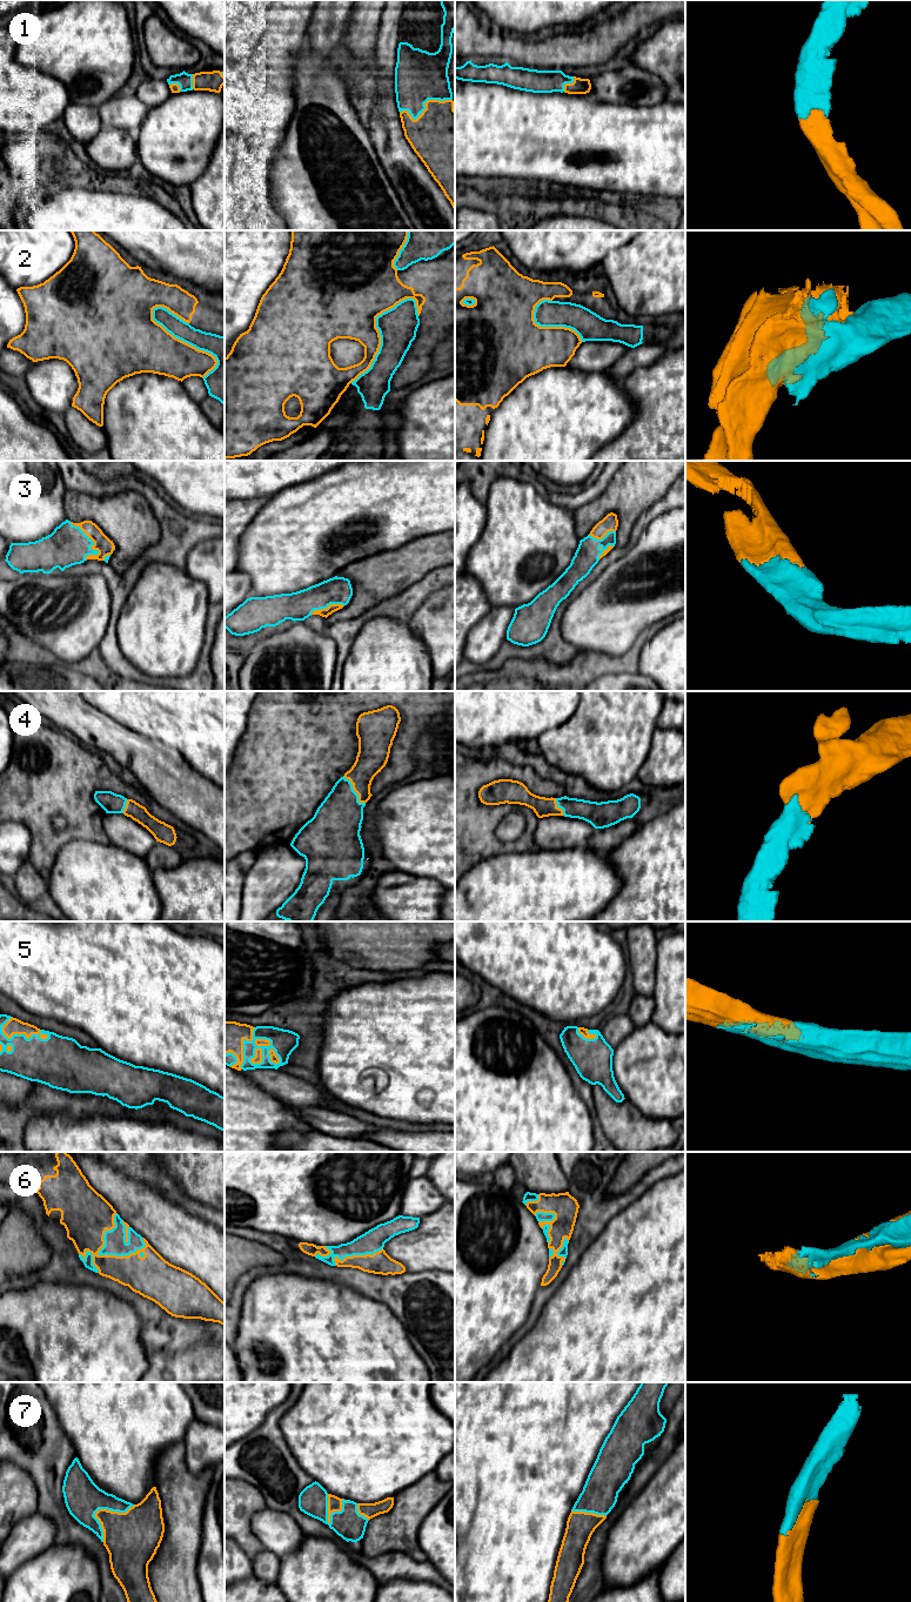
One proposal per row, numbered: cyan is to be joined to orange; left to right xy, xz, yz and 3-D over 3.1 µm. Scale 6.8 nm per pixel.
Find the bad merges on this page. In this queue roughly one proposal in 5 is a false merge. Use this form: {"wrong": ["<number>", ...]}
{"wrong": ["2"]}

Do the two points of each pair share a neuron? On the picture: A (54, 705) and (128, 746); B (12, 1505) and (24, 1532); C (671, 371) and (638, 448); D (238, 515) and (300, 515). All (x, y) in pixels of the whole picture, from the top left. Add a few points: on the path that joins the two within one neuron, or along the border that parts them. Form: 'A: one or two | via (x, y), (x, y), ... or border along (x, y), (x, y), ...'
A: one | via (73, 712), (92, 728), (109, 736)
B: two | border along (37, 1510), (22, 1517), (12, 1529)
C: one | via (671, 390), (671, 415), (657, 429)
D: two | border along (270, 497), (240, 538)

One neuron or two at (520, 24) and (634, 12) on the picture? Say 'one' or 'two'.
two

